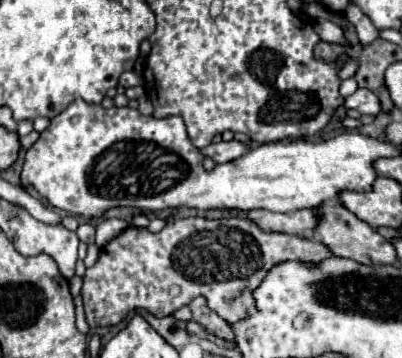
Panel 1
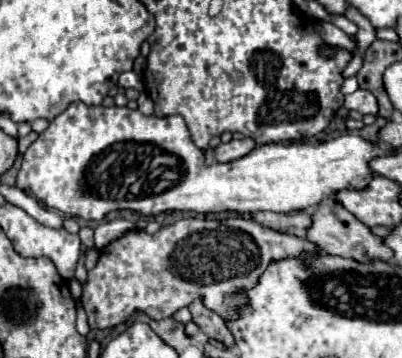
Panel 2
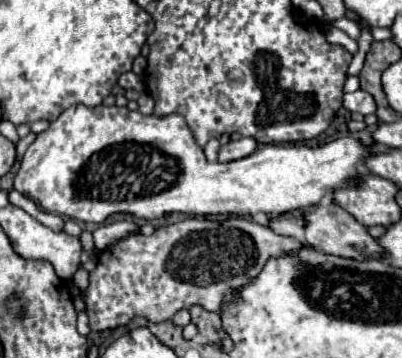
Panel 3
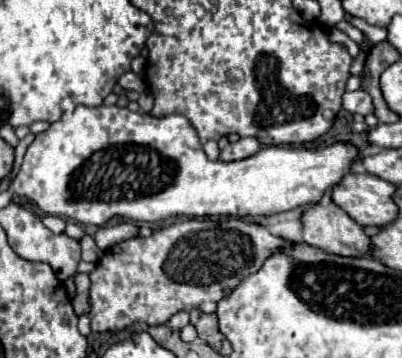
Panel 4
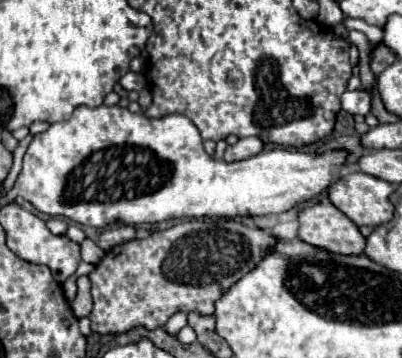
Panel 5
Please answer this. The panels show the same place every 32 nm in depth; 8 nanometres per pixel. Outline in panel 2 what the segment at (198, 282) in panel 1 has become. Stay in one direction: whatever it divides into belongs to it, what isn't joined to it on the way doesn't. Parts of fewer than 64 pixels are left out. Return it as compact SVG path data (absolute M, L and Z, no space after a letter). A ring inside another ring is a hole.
M184 218L156 234L130 230L102 248L98 264L88 270L80 302L92 330L126 322L136 310L162 320L190 306L196 298L202 298L206 308L228 320L228 316L236 316L240 304L248 304L244 292L256 286L272 260L322 254L326 252L308 244L306 238L262 228L252 218L226 218L220 220L220 226L218 220Z

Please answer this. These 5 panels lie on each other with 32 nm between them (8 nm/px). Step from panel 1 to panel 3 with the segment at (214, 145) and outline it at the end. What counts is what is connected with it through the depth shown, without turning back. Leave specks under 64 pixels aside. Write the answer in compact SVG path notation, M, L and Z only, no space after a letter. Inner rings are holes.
M240 138L240 140L232 140L226 146L220 146L218 150L218 160L220 162L232 162L238 158L244 158L248 154L252 154L256 150L258 142L254 138Z

